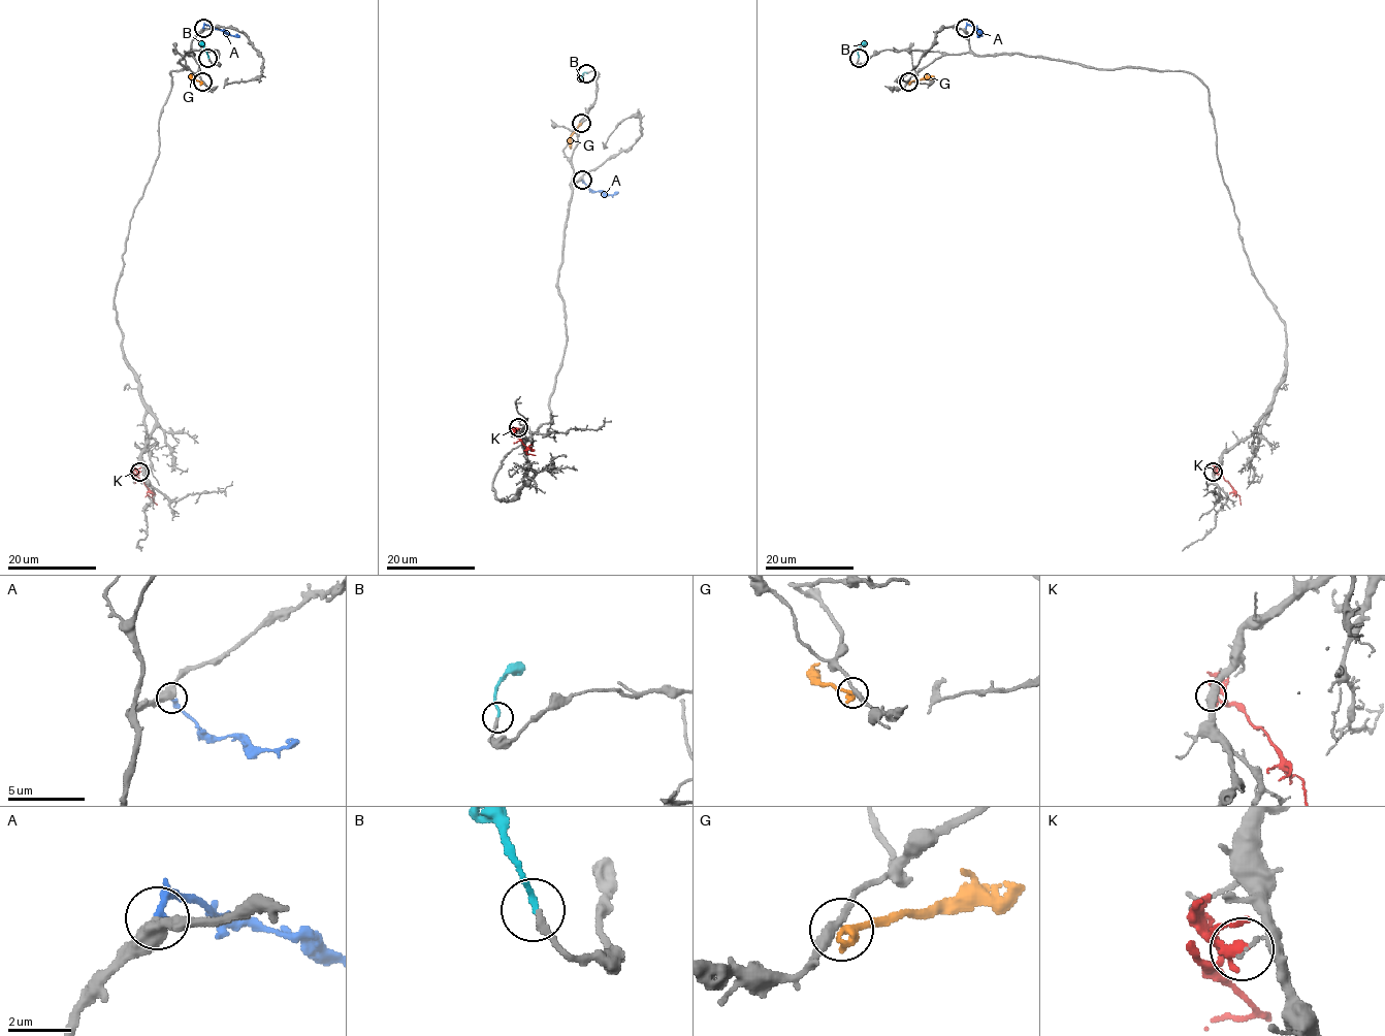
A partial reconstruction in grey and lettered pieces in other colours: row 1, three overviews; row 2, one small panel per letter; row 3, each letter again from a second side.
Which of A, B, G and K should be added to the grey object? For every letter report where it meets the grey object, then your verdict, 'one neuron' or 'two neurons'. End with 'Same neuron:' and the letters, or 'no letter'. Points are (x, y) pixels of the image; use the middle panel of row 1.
A: contact (582, 180); one neuron
B: contact (586, 73); one neuron
G: contact (581, 123); two neurons
K: contact (518, 427); two neurons
Same neuron: A, B

